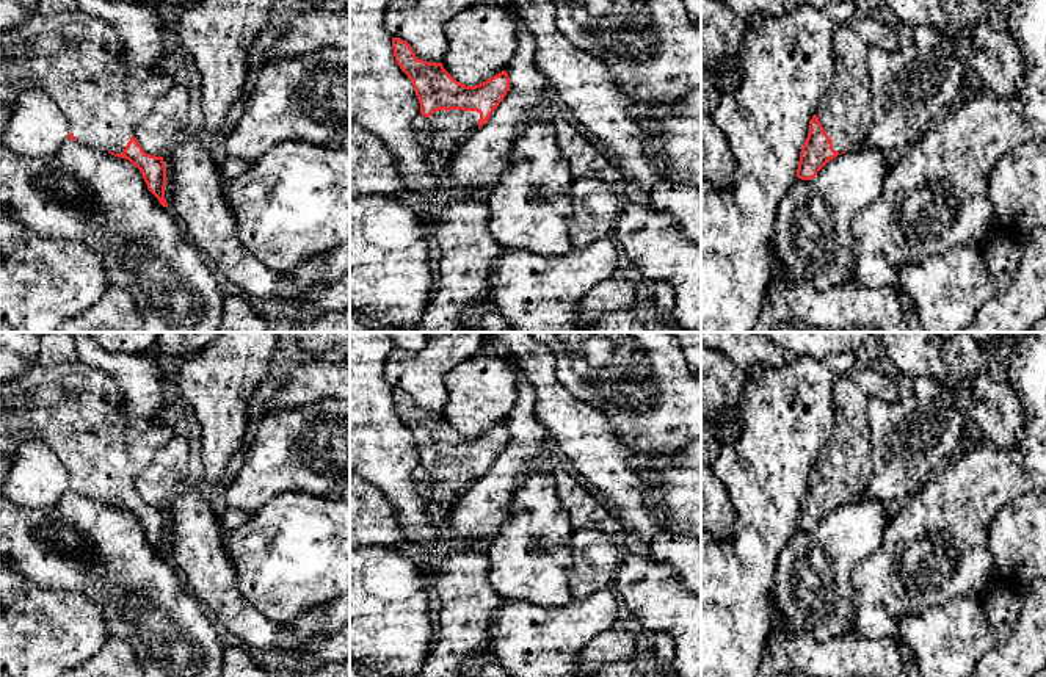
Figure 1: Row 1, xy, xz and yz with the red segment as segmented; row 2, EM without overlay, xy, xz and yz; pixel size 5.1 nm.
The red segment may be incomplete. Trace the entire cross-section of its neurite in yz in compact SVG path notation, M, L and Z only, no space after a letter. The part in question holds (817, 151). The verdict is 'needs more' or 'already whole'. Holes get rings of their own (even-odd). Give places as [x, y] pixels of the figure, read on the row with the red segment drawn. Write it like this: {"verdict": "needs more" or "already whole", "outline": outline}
{"verdict": "needs more", "outline": "M877 14L855 16L836 31L834 83L809 121L809 133L800 152L798 179L811 180L830 160L861 149L873 125L867 67L870 45L889 52L899 47L895 28Z"}

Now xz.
{"verdict": "needs more", "outline": "M392 38L392 49L397 64L412 81L420 114L434 127L434 149L458 150L488 122L510 91L507 71L480 85L466 86L456 81L442 63L419 60L406 41Z"}

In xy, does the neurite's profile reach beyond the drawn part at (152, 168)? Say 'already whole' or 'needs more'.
needs more

